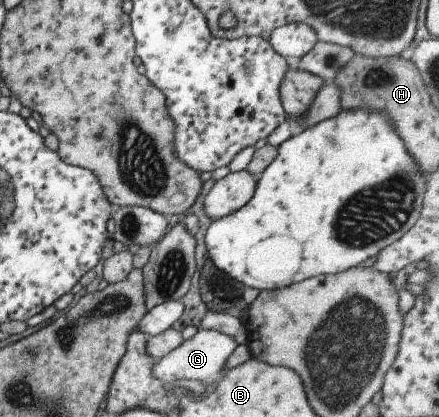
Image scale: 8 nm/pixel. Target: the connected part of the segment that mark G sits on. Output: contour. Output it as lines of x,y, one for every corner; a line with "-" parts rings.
197,329
191,338
184,340
165,356
154,360
153,366
151,366
151,376
154,376
160,383
173,384
177,380
199,380
204,383
205,380
213,378
219,372
237,345
231,335
217,330

